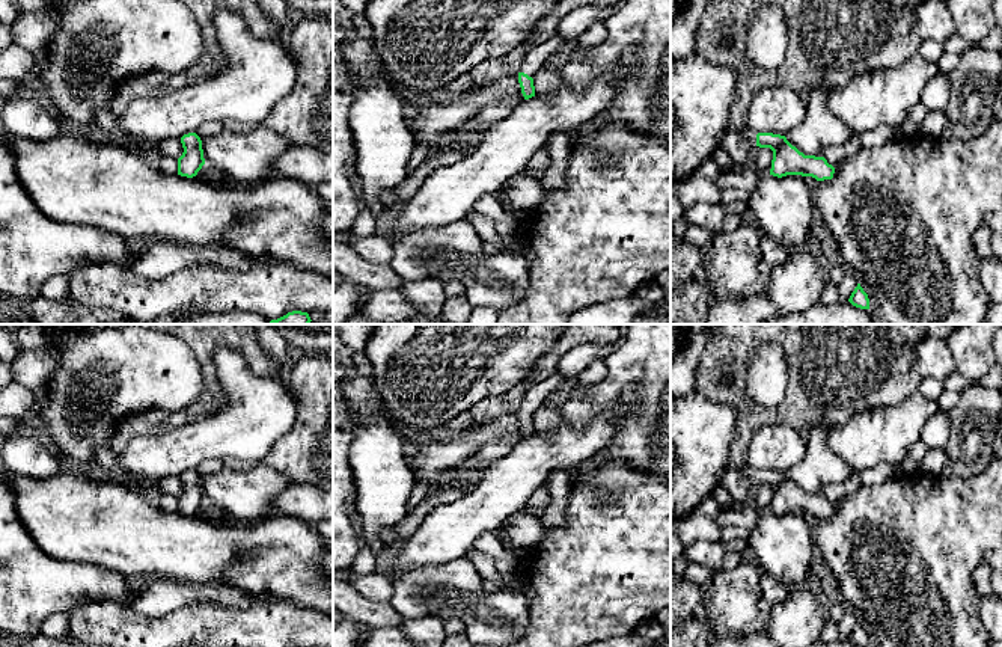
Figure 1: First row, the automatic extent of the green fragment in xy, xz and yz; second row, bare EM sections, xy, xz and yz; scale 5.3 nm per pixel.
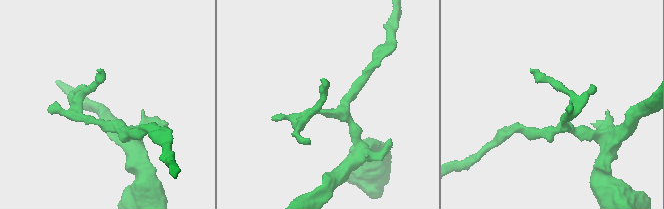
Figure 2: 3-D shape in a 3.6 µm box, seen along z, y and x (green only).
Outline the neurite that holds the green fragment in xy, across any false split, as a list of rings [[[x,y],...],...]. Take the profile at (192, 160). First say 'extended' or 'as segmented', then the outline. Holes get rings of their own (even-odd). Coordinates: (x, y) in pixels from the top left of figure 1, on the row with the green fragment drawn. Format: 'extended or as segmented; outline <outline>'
as segmented; outline [[[188,133],[181,137],[184,148],[178,158],[178,175],[193,178],[205,164],[202,140],[196,133]]]

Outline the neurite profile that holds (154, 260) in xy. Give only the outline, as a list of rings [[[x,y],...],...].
[[[172,238],[143,240],[134,244],[136,259],[130,268],[145,279],[163,279],[194,264],[225,270],[249,270],[271,259],[256,258],[226,243],[223,238],[209,243],[185,243]]]

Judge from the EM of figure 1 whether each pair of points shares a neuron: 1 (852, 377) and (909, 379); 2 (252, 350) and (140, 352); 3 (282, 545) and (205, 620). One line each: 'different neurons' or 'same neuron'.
1: same neuron
2: different neurons
3: different neurons

